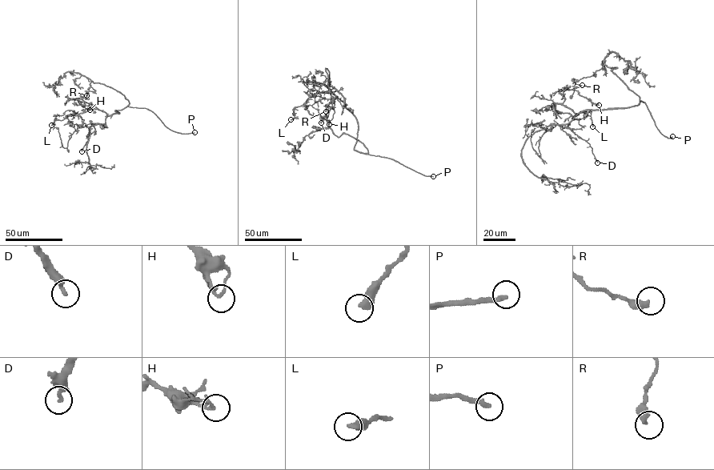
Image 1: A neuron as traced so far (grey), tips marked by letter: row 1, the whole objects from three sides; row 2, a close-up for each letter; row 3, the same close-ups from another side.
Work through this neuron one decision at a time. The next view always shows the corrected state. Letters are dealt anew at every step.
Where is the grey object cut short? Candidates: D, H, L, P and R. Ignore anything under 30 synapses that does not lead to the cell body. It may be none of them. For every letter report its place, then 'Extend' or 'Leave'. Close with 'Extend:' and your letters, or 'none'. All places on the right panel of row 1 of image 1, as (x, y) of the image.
D: Place: (597, 162). Leave
H: Place: (599, 105). Leave
L: Place: (592, 126). Extend
P: Place: (672, 136). Extend
R: Place: (582, 85). Leave
Extend: L, P

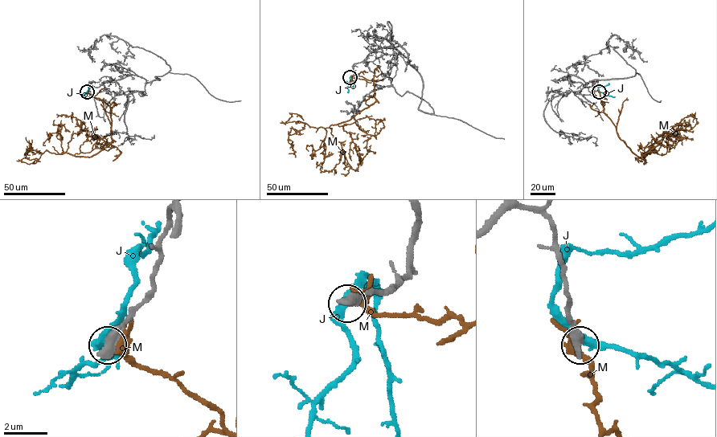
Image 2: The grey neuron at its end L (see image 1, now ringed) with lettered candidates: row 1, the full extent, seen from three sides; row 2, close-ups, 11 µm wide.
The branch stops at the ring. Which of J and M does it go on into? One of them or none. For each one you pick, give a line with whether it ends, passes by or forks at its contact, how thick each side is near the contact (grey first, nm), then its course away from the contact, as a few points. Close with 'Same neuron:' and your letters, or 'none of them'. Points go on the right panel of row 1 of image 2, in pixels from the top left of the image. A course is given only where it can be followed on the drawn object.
Same neuron: none of them

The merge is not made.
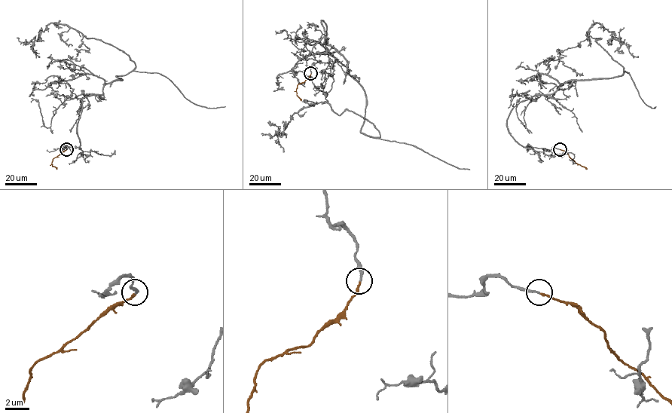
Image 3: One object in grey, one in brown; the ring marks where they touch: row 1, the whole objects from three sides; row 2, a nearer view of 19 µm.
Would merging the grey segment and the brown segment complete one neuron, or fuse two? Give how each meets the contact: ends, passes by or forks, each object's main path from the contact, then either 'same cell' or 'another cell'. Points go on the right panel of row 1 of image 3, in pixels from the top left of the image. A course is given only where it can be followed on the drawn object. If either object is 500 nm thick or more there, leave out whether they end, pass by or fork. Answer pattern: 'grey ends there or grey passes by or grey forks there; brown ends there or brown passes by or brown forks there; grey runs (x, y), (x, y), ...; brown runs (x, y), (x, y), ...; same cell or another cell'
grey ends there; brown ends there; grey runs (560, 149), (520, 145), (510, 111), (569, 81), (622, 74), (588, 34), (594, 24), (638, 57); brown runs (560, 149), (587, 169); same cell

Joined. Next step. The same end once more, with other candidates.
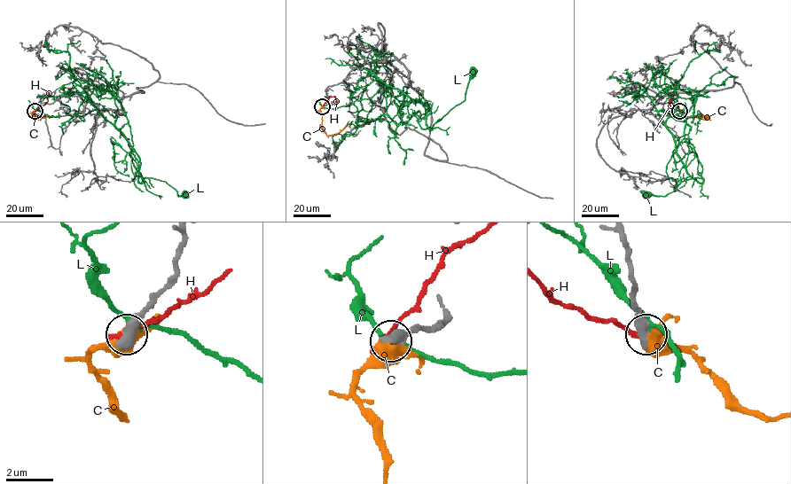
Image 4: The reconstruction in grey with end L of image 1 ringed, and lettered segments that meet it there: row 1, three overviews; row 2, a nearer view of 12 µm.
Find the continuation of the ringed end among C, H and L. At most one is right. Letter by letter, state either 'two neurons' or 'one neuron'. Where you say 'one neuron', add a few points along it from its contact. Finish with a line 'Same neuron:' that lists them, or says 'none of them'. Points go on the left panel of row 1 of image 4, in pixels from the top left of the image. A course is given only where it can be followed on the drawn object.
C: one neuron; it runs (35, 111), (32, 113), (36, 119), (43, 115), (61, 116)
H: two neurons
L: two neurons
Same neuron: C

